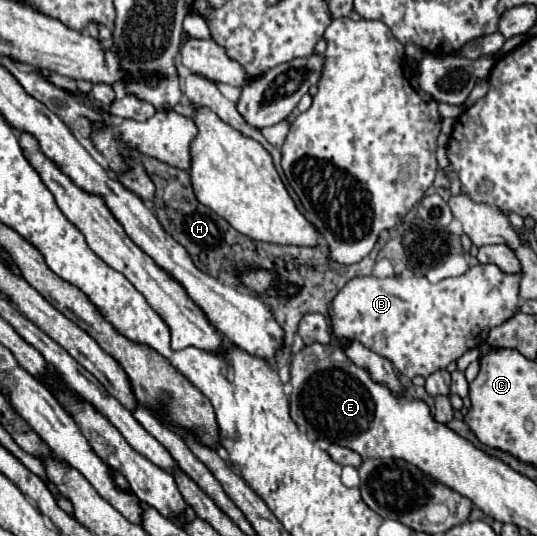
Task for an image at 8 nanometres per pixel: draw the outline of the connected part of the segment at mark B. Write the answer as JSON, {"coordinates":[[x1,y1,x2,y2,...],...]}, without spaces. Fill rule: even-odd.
{"coordinates":[[477,264,469,268,463,276,447,278,437,284,431,284,425,276,393,276,393,278,375,278,363,276,349,280,343,290,333,300,331,326,341,340,359,340,365,348,389,358,393,366,407,378,417,374,429,376,439,368,447,368,451,362,459,360,469,348,477,348,487,340,487,334,493,326,503,324,519,308,519,280,521,274,503,274,493,264]]}

